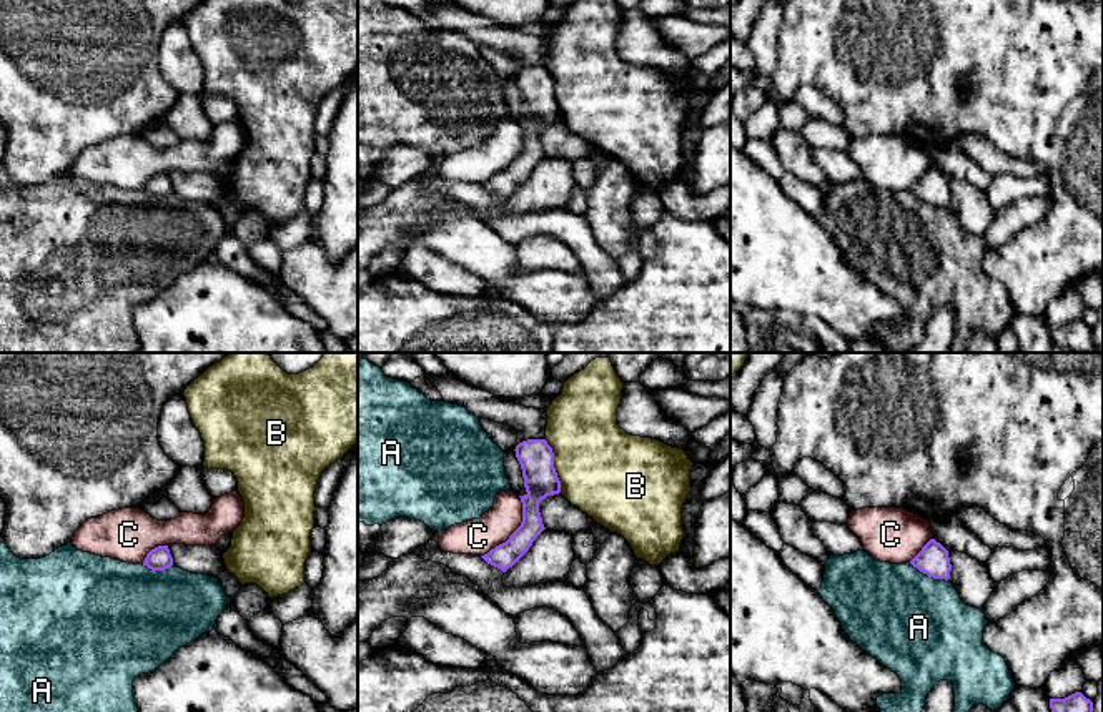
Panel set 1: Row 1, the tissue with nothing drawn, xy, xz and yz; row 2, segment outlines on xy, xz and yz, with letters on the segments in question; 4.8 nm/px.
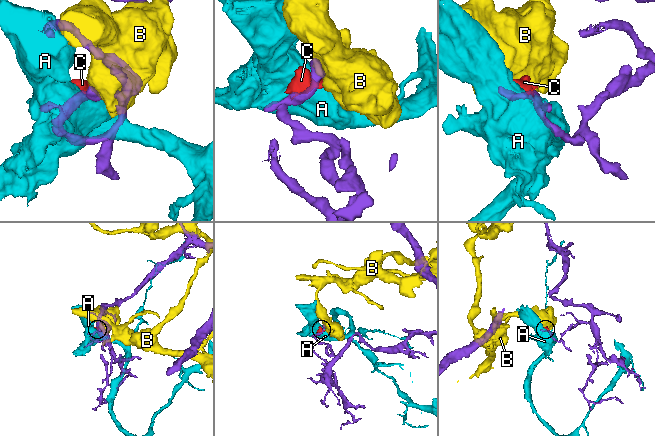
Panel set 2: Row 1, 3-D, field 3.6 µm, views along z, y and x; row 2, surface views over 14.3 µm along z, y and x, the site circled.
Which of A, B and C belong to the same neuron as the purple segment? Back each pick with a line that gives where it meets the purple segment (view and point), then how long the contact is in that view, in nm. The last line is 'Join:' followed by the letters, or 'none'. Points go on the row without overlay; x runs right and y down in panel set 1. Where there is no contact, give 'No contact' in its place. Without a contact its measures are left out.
Join: none

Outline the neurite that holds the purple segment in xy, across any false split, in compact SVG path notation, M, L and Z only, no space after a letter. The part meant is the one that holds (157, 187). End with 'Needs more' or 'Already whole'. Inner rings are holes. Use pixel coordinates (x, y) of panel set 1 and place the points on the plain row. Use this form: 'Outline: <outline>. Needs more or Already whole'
Outline: M158 173L151 176L145 188L143 193L146 193L151 198L165 198L173 193L173 185L170 181L168 173Z. Already whole

